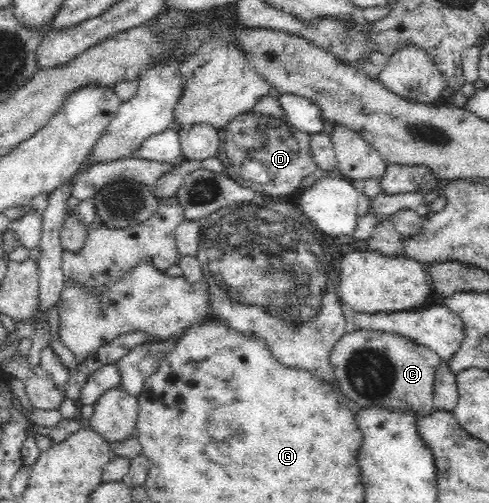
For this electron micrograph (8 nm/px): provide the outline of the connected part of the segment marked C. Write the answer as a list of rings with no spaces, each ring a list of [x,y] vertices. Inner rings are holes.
[[[354,330],[345,333],[331,351],[329,362],[338,380],[340,394],[344,398],[352,399],[361,409],[380,407],[394,409],[397,412],[412,412],[419,417],[427,416],[434,411],[433,387],[435,375],[442,359],[436,352],[418,345],[415,341],[405,339],[396,333],[377,332],[370,330]]]

